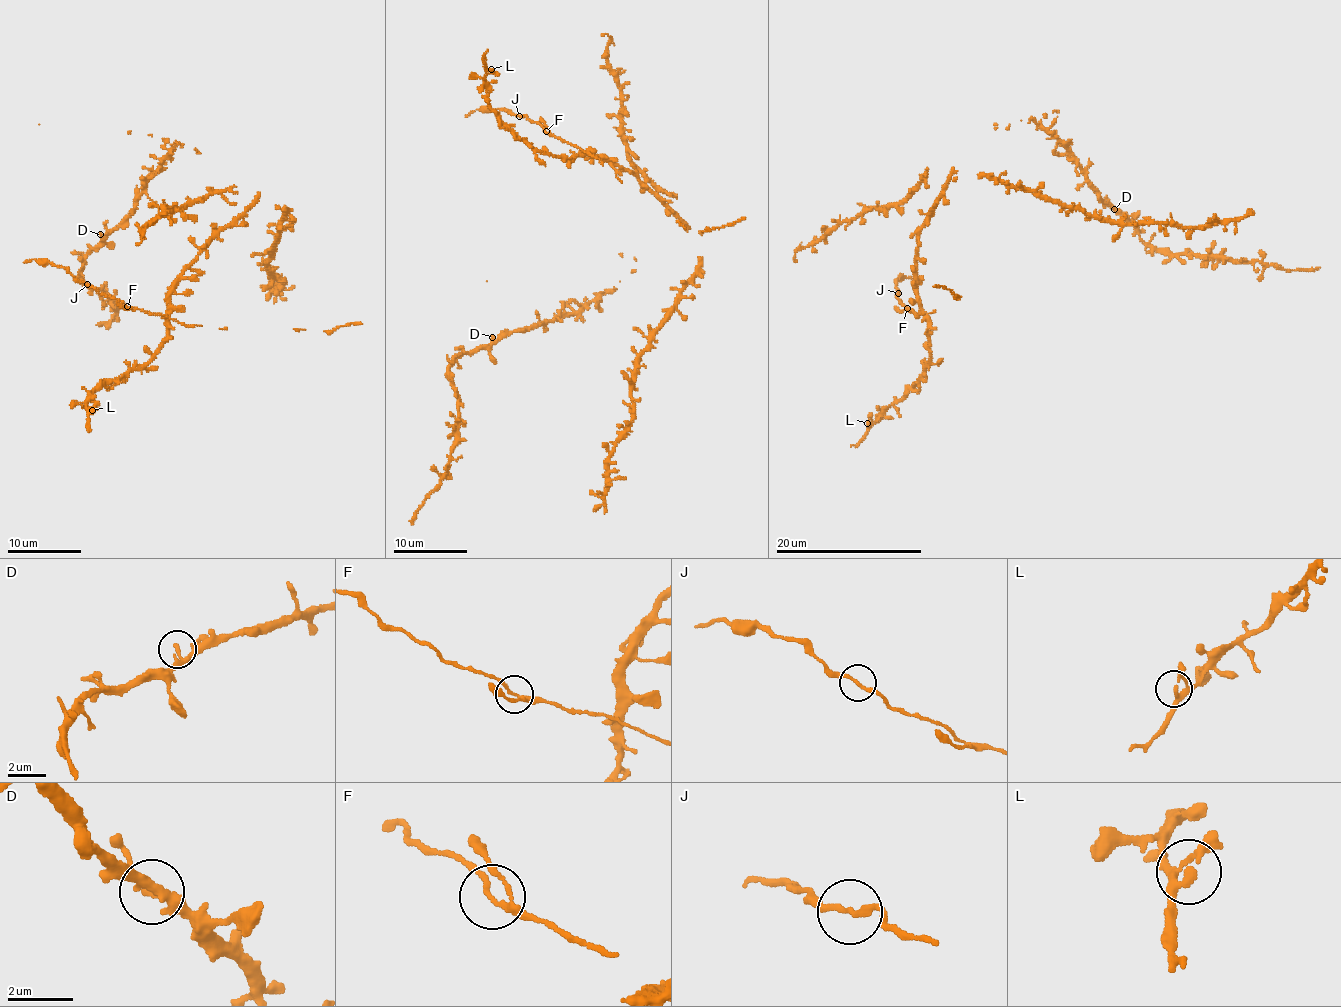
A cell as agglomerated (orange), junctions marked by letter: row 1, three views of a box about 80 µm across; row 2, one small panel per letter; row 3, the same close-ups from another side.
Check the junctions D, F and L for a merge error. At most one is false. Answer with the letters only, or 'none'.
none

